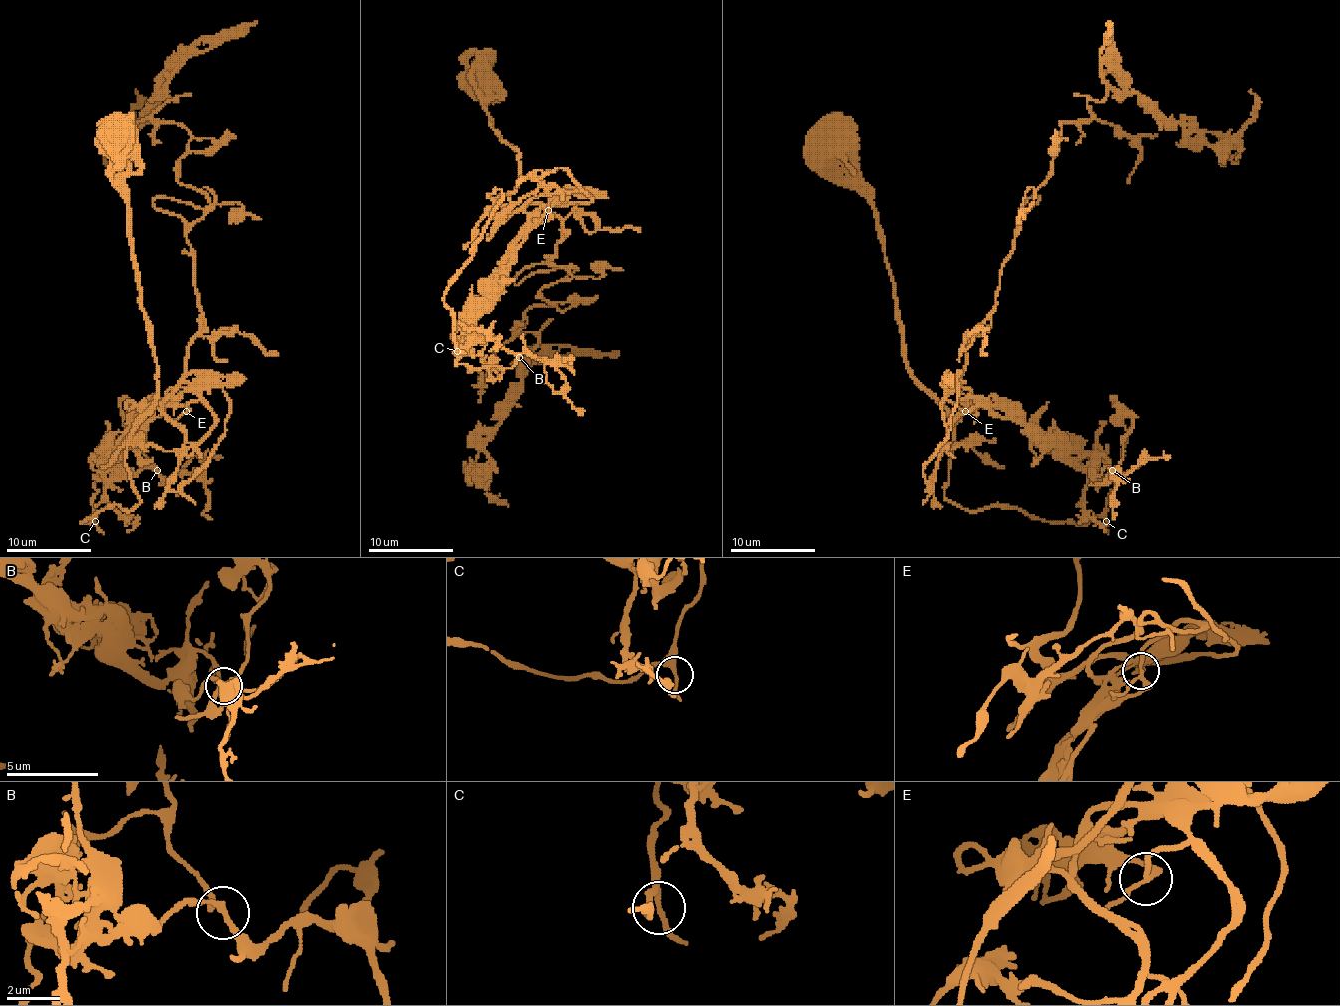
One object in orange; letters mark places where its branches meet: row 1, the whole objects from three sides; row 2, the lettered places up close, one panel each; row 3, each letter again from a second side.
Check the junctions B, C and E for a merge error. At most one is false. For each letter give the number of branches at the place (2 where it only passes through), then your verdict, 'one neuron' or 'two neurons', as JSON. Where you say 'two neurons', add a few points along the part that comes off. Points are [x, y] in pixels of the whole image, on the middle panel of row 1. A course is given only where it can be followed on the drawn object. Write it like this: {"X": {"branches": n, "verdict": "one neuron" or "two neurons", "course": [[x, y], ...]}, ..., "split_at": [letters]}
{"B": {"branches": 3, "verdict": "one neuron"}, "C": {"branches": 3, "verdict": "one neuron"}, "E": {"branches": 3, "verdict": "one neuron"}, "split_at": []}

